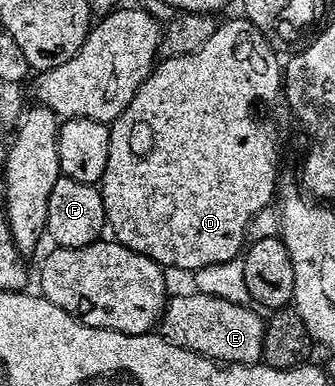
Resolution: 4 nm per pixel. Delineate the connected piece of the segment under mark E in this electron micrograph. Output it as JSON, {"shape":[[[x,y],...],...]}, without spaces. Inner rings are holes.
{"shape":[[[173,294],[169,298],[158,324],[158,334],[163,339],[221,365],[261,362],[266,319],[259,310],[218,296],[191,294]]]}

